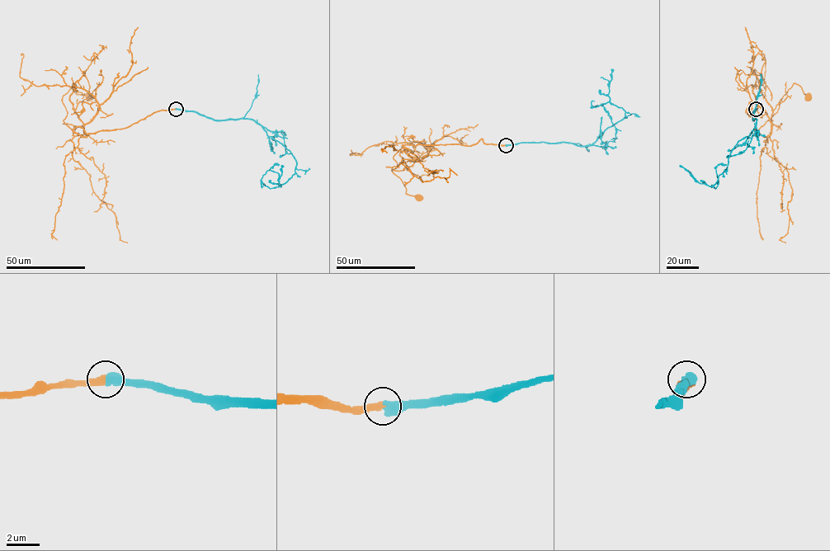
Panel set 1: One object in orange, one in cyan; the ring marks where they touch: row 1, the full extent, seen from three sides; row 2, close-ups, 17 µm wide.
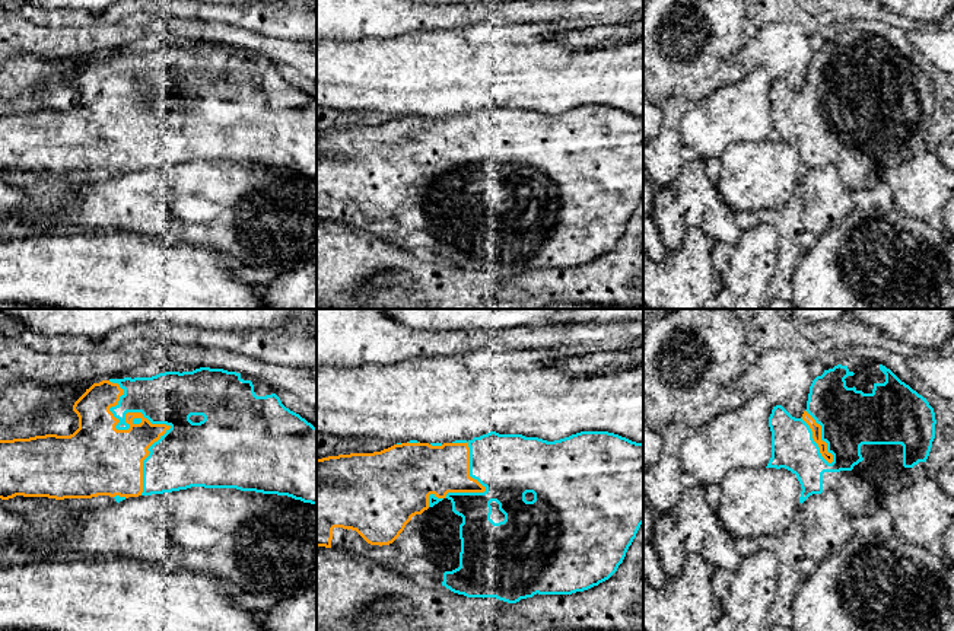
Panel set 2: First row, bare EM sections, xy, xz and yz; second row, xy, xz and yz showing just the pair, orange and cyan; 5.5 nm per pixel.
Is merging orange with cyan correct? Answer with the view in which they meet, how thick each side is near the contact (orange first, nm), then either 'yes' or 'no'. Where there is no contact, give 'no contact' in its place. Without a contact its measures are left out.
meets orange in xy; 280 nm thick on the orange side, 300 nm on the other; yes

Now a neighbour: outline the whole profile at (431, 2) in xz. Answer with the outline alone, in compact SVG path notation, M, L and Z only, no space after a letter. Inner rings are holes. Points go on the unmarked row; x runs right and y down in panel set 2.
M410 0L410 1L429 4L467 4L467 3L506 3L515 0Z

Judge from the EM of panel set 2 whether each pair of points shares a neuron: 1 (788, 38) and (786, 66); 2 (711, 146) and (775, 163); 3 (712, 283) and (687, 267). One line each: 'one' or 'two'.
1: one
2: two
3: one

